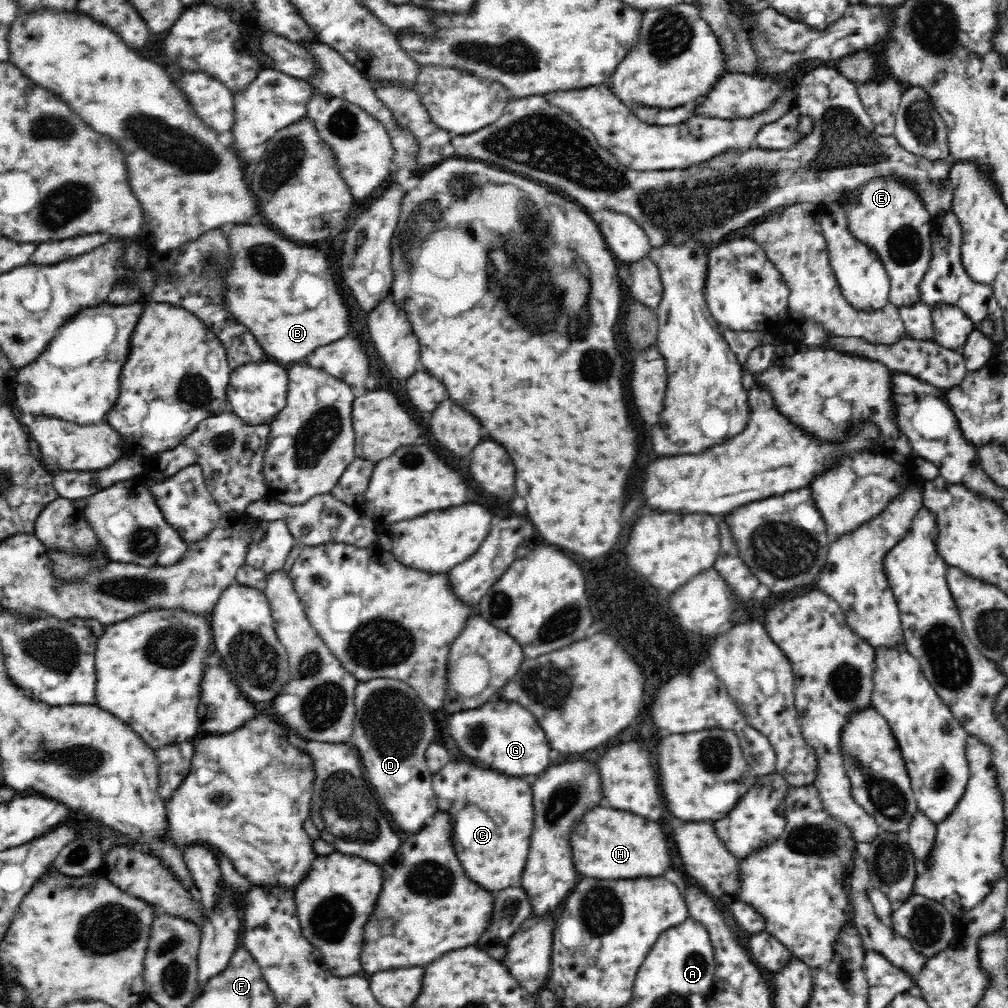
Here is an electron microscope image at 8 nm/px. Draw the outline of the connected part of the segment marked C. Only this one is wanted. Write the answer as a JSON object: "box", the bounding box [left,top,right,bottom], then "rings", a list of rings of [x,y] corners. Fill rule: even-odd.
{"box":[431,760,534,893],"rings":[[[450,760],[433,773],[431,787],[438,808],[453,816],[453,844],[470,877],[494,893],[520,885],[534,828],[534,796],[530,784],[464,760]]]}

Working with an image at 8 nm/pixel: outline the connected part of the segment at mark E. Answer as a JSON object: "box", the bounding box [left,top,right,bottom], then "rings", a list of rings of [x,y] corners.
{"box":[844,175,940,307],"rings":[[[894,175],[871,178],[845,195],[848,196],[848,204],[844,210],[849,216],[850,228],[858,239],[878,251],[888,271],[891,284],[889,302],[897,307],[920,303],[920,286],[933,262],[933,231],[940,215],[930,213],[922,199],[922,192],[910,180]]]}

